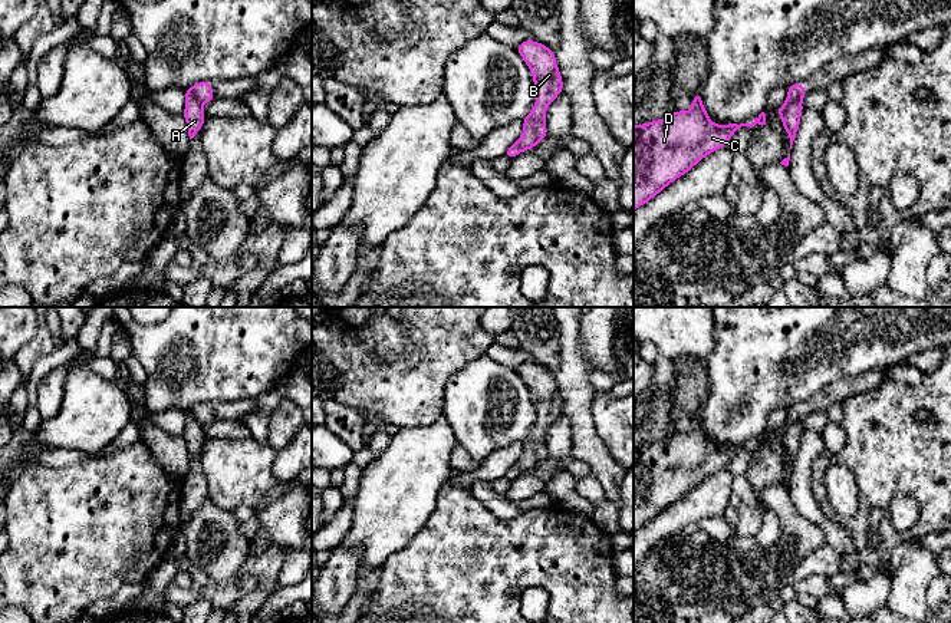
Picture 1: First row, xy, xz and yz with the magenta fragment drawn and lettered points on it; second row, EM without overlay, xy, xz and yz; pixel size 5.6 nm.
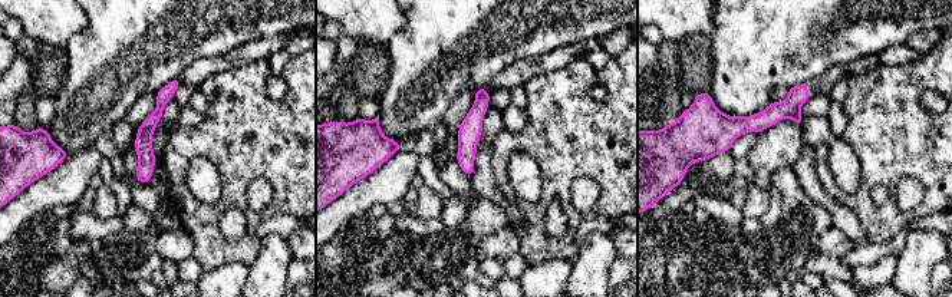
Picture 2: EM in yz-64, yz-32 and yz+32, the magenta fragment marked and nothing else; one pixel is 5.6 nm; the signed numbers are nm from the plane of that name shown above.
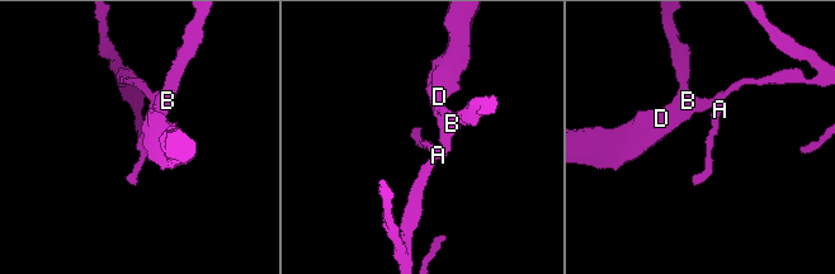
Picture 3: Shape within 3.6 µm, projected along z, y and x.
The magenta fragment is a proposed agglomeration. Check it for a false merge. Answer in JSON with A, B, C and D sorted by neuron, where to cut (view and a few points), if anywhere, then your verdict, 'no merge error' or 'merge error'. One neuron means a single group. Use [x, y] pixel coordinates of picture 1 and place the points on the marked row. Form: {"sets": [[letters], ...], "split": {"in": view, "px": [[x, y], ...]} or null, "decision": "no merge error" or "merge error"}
{"sets": [["A"], ["B", "C", "D"]], "split": {"in": "yz", "px": [[800, 99], [792, 101], [780, 115]]}, "decision": "merge error"}

